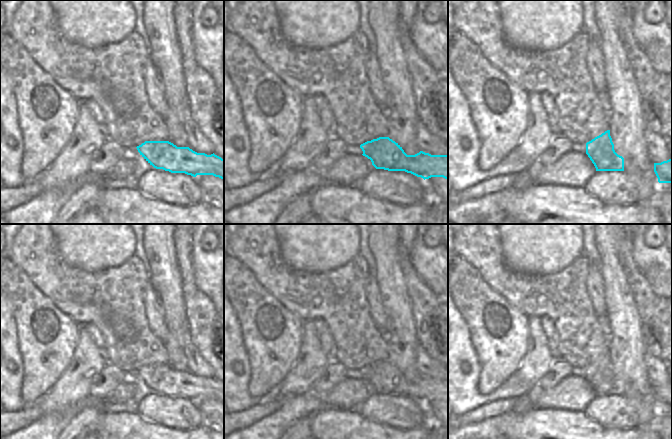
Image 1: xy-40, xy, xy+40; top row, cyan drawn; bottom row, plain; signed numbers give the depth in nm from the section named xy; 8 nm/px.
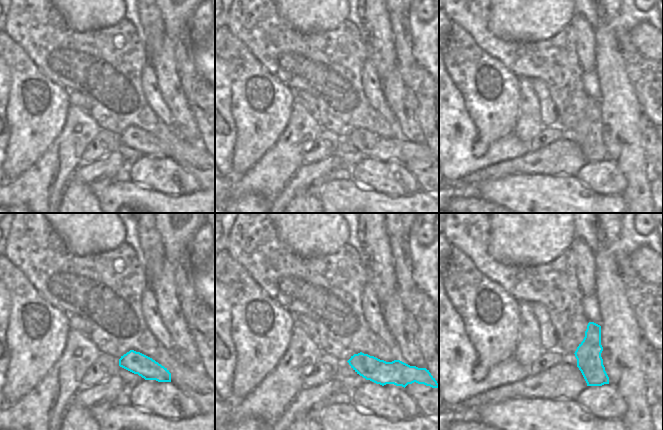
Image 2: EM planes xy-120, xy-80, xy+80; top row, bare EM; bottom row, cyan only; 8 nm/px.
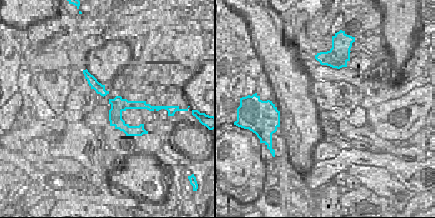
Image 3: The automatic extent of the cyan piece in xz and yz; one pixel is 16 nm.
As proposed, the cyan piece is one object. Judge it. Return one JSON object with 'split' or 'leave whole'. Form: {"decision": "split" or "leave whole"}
{"decision": "split"}

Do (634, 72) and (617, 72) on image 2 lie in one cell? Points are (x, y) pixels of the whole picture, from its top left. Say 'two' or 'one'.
two

